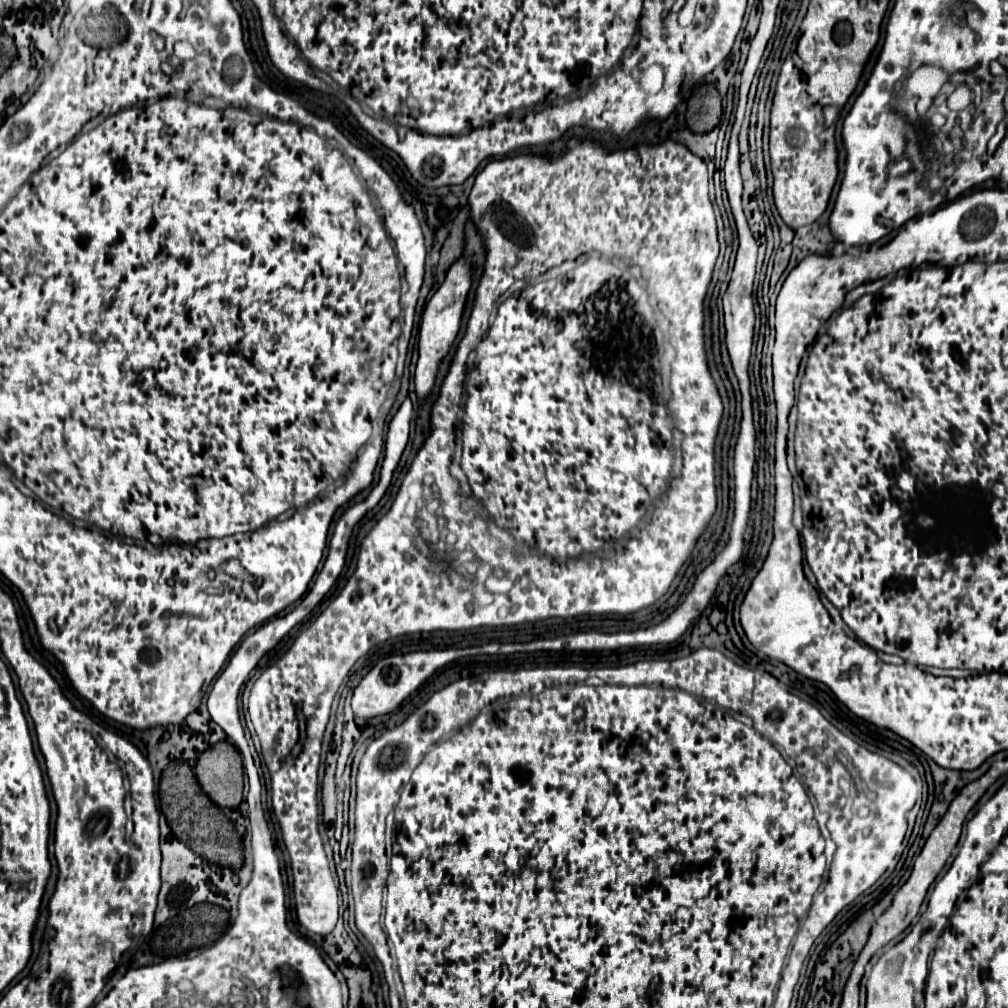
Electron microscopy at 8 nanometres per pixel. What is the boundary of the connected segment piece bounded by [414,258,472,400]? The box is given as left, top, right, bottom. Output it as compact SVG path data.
M462 258L456 260L448 274L446 280L442 282L442 286L438 286L438 290L434 292L434 296L428 300L426 310L422 314L422 324L420 324L420 338L418 338L418 366L416 366L416 374L414 374L414 382L416 382L416 394L422 400L434 386L434 378L436 378L436 370L438 370L438 362L448 354L458 330L460 330L460 318L464 312L464 304L466 304L466 296L470 290L470 260Z

